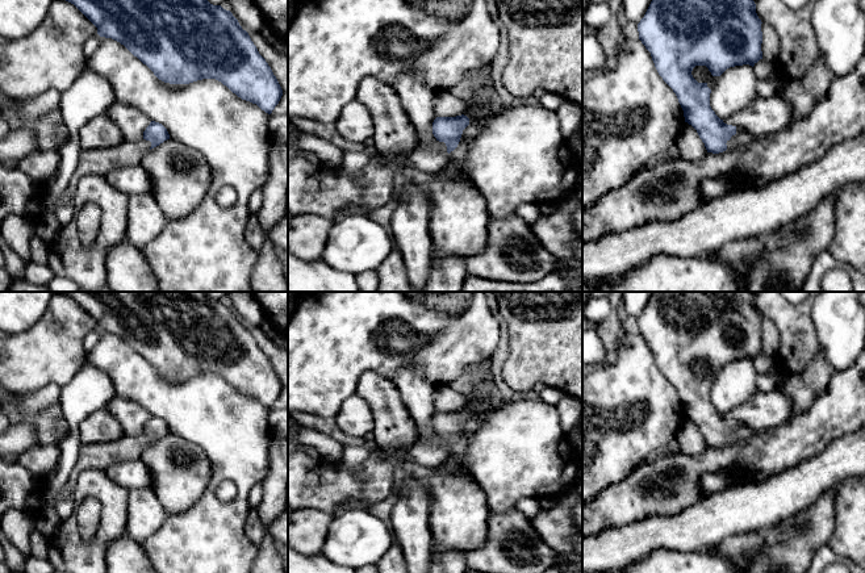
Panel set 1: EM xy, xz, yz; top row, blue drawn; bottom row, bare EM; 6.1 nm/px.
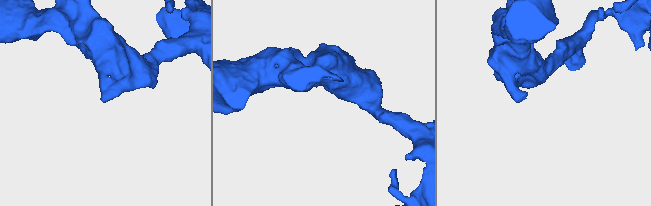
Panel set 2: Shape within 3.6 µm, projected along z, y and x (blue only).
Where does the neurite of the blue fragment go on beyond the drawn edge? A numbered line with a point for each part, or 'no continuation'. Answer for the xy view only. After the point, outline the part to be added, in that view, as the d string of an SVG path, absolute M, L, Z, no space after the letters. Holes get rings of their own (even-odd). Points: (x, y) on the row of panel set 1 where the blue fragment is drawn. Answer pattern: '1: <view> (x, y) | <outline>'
1: xy (100, 162) | M142 137L139 141L122 141L112 147L82 150L78 168L55 204L54 214L60 226L68 225L75 218L74 195L83 176L106 176L116 168L139 166L150 147L151 142Z

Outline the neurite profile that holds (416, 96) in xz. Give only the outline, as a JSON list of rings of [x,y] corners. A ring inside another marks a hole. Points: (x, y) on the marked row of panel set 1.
[[[423,74],[401,75],[393,84],[400,103],[417,133],[417,138],[423,142],[431,142],[432,122],[436,118],[432,108],[432,96],[435,91],[423,81]]]

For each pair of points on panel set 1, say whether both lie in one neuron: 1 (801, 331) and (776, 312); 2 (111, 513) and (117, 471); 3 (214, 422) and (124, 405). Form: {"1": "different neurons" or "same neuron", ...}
{"1": "same neuron", "2": "different neurons", "3": "different neurons"}

